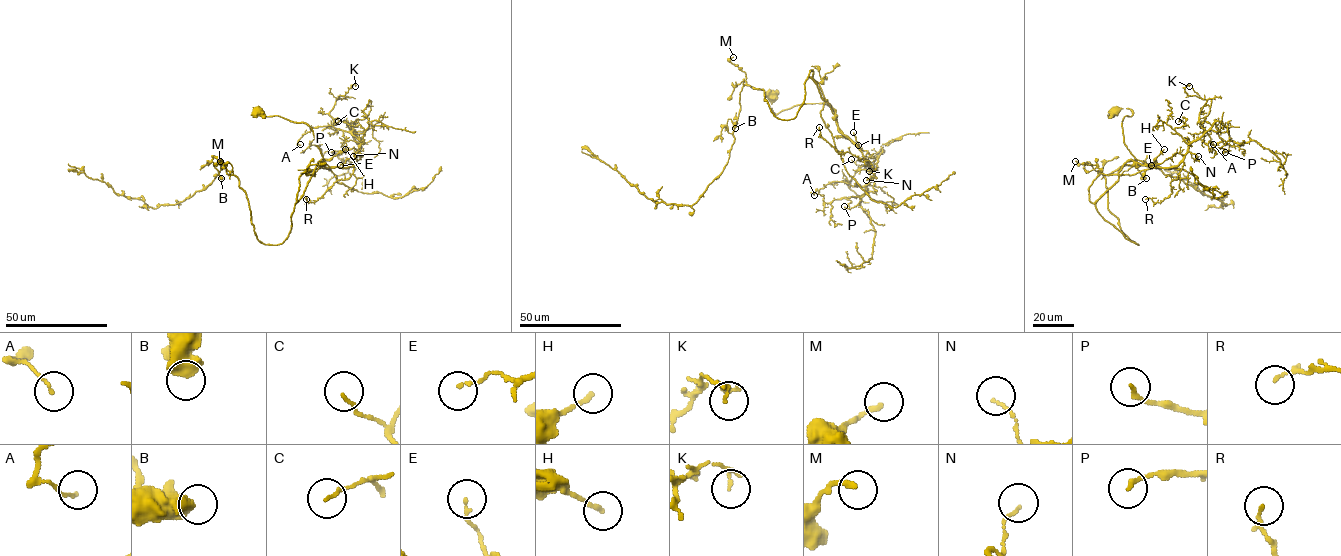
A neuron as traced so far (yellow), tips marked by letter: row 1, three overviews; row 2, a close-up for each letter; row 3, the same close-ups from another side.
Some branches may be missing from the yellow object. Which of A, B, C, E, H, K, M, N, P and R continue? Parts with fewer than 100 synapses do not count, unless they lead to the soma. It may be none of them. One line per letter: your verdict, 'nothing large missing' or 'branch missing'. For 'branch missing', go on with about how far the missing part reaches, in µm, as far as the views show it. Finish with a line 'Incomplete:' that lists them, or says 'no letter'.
A: nothing large missing
B: nothing large missing
C: nothing large missing
E: nothing large missing
H: nothing large missing
K: nothing large missing
M: nothing large missing
N: nothing large missing
P: nothing large missing
R: nothing large missing
Incomplete: no letter

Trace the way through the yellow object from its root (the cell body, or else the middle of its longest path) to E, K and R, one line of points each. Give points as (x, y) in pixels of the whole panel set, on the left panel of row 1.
E: (257, 112), (258, 108), (266, 116), (305, 122), (323, 161), (331, 167), (350, 167), (355, 153), (340, 165)
K: (257, 112), (305, 122), (327, 164), (350, 167), (360, 141), (336, 129), (330, 112), (338, 96), (355, 86)
R: (257, 112), (305, 122), (329, 166), (356, 162), (349, 178), (338, 179), (315, 202), (306, 199)

